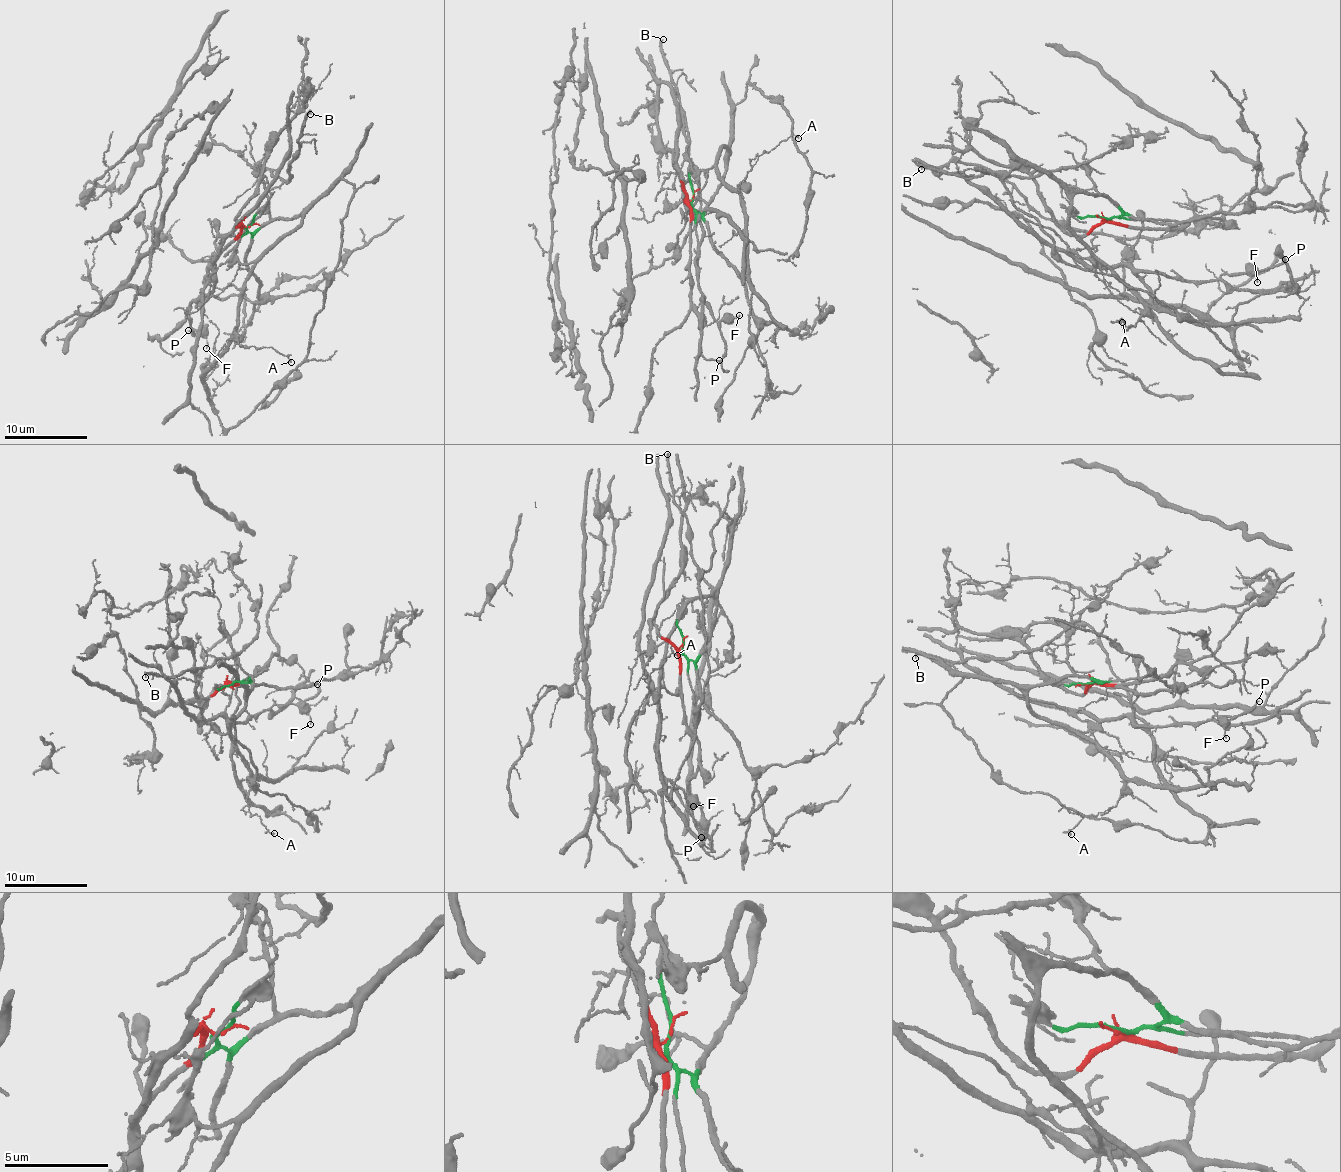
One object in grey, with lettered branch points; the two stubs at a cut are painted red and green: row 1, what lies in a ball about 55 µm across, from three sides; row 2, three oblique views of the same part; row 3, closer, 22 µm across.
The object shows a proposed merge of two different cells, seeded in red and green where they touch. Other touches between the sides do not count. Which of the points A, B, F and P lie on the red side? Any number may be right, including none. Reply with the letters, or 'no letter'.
B, F, P

